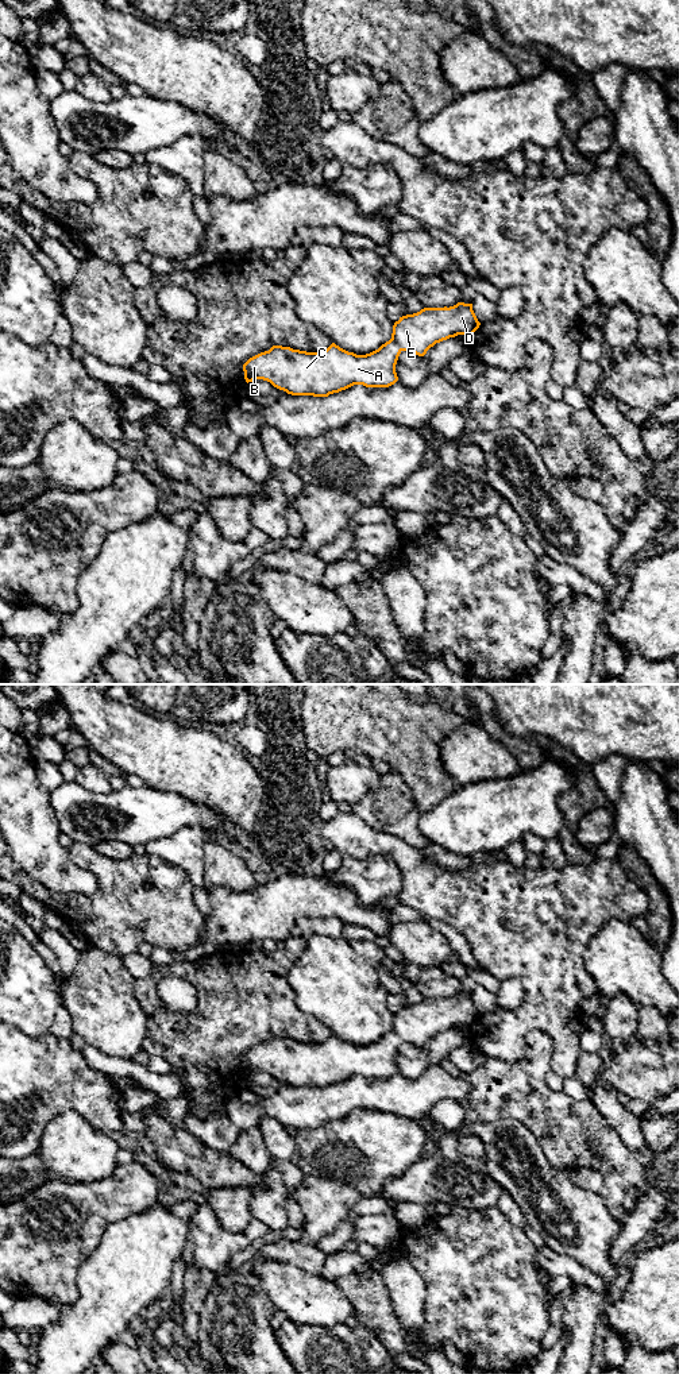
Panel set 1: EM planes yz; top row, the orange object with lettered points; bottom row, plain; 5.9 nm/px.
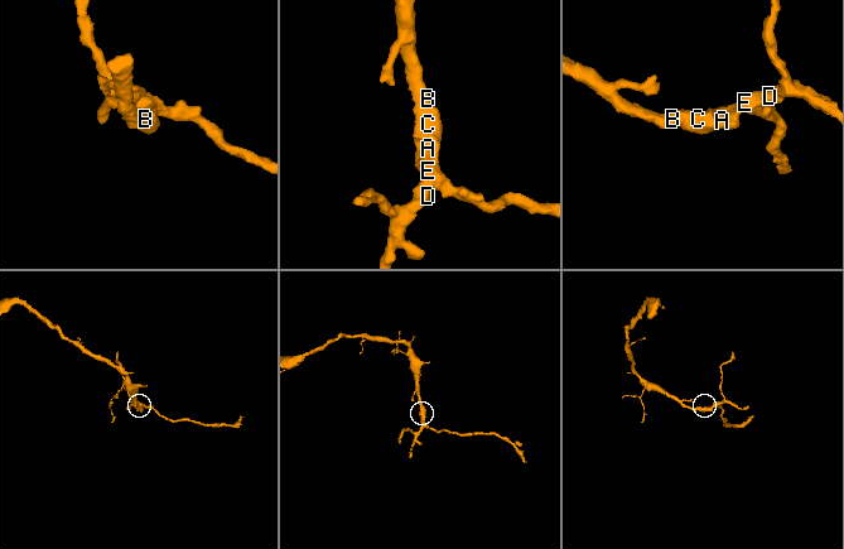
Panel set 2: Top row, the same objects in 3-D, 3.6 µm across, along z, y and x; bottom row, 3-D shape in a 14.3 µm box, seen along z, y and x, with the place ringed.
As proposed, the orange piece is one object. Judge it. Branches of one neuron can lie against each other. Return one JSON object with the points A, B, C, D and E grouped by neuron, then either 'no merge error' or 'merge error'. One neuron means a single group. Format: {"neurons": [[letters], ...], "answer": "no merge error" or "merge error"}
{"neurons": [["A", "B", "C", "D", "E"]], "answer": "no merge error"}

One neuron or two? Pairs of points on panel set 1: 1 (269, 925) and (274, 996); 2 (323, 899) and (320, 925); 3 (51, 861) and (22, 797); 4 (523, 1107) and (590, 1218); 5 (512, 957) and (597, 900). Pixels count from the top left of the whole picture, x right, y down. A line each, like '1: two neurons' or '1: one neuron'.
1: two neurons
2: two neurons
3: one neuron
4: two neurons
5: one neuron

